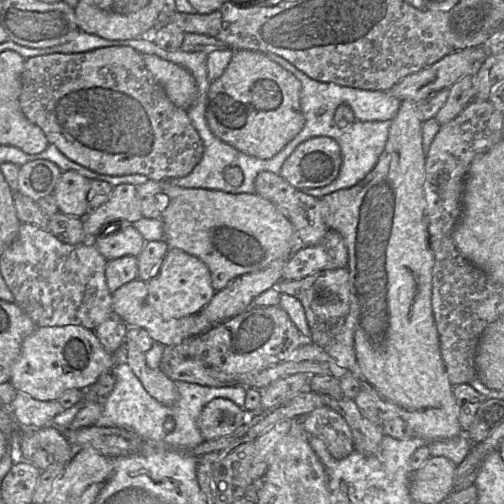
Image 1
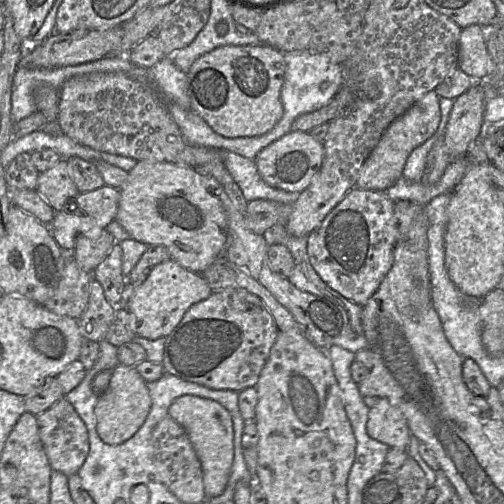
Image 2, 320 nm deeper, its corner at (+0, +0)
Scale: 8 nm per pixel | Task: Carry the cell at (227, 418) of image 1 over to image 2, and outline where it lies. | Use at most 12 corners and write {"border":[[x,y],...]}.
{"border":[[176,398],[171,419],[201,463],[206,499],[225,490],[233,422],[220,403]]}

